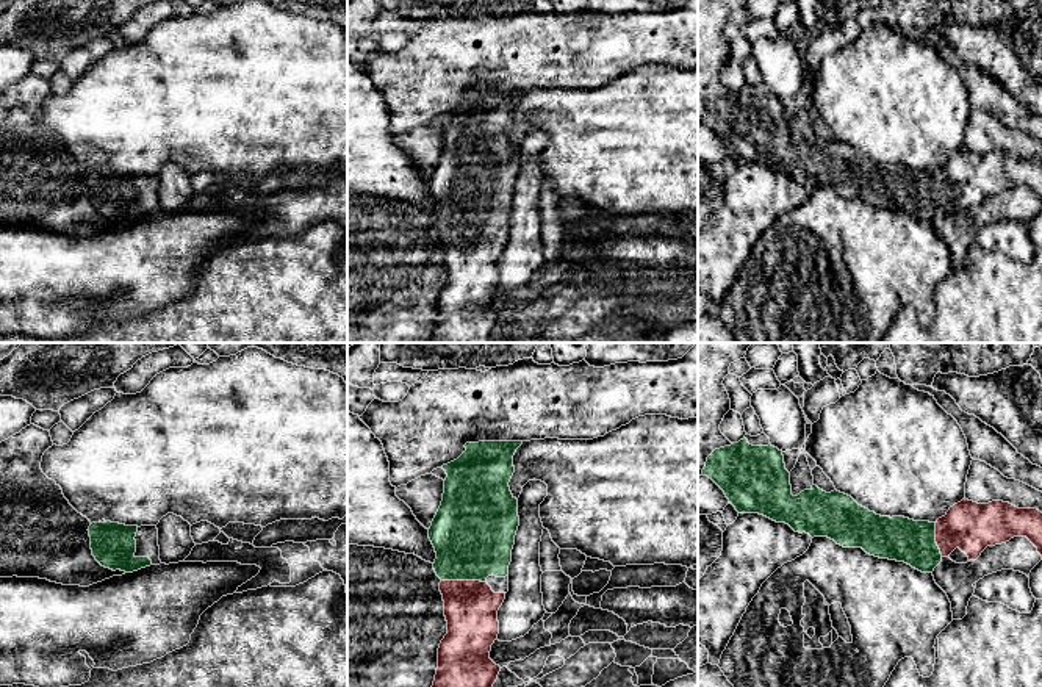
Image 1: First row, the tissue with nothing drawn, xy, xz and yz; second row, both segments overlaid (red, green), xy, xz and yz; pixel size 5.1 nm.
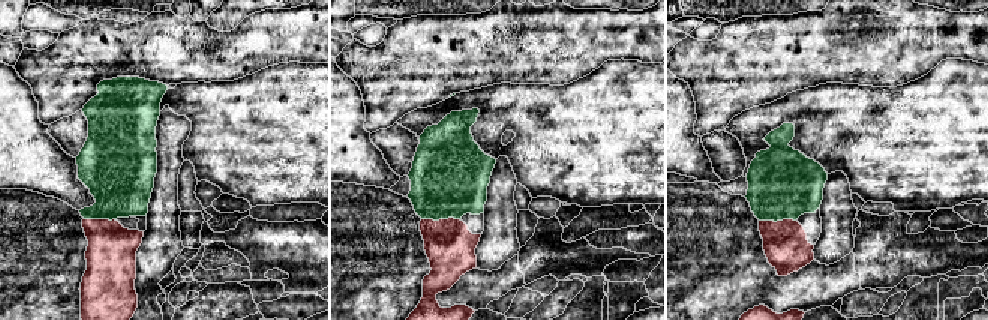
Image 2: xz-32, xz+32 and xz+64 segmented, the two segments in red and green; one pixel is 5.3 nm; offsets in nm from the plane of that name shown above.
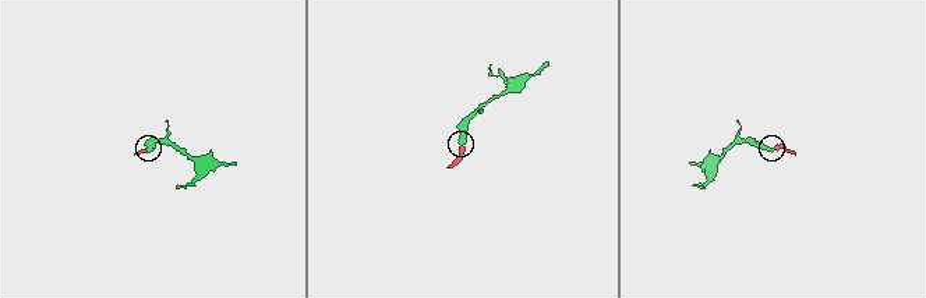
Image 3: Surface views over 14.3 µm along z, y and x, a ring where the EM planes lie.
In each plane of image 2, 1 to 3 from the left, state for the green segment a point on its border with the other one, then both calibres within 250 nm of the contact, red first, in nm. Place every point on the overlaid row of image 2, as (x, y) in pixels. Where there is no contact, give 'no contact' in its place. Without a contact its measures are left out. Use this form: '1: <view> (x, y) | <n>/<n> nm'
1: xz-32 (99, 220) | 280/340 nm
2: xz+32 (441, 220) | 280/420 nm
3: xz+64 (777, 221) | 240/380 nm

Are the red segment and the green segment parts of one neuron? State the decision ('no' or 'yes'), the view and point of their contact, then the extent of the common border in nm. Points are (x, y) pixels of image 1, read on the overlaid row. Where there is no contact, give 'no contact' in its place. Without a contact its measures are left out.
yes | xz (463, 581) | 220 nm

